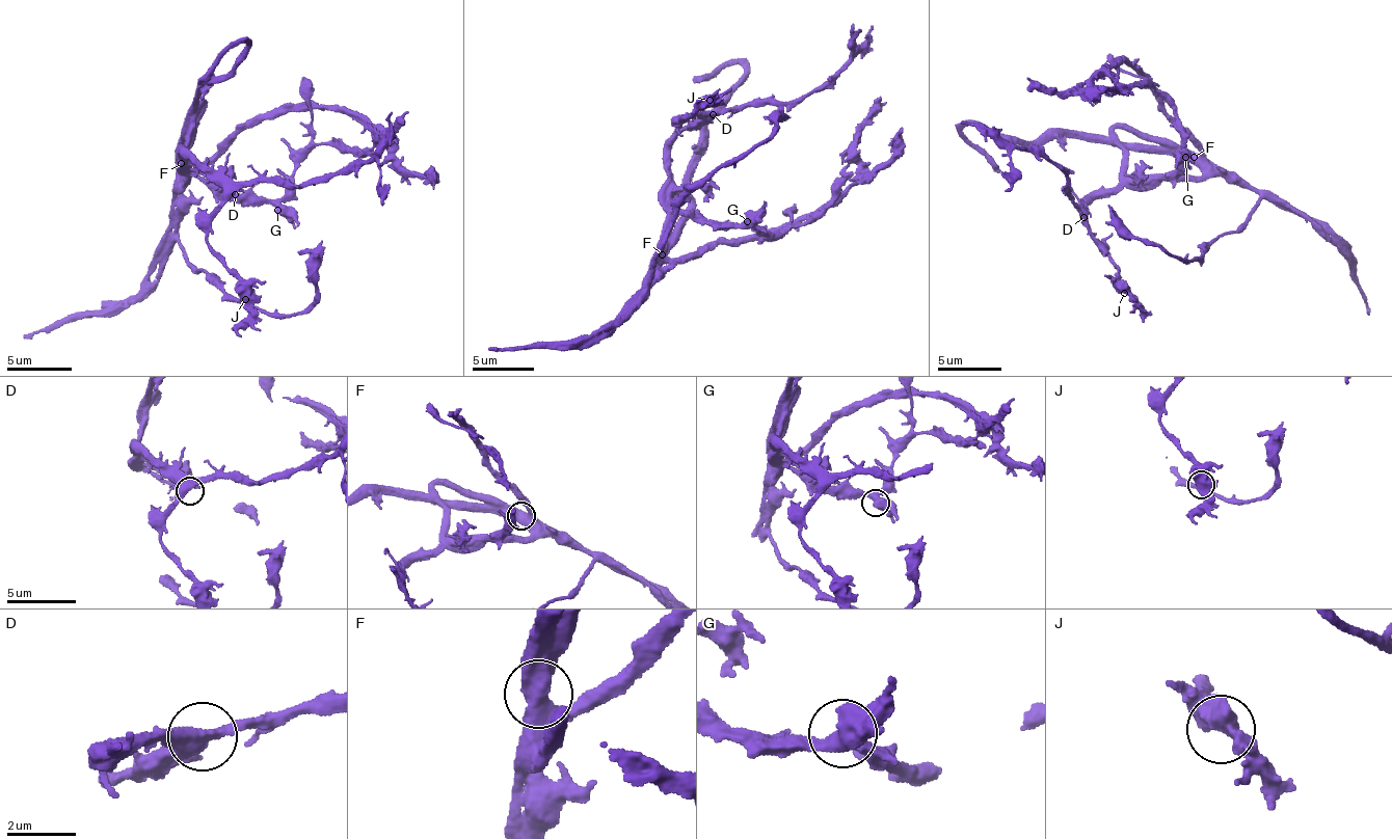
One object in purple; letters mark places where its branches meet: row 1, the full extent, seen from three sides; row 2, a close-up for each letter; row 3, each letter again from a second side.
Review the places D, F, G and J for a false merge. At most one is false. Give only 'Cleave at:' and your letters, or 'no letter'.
Cleave at: F

